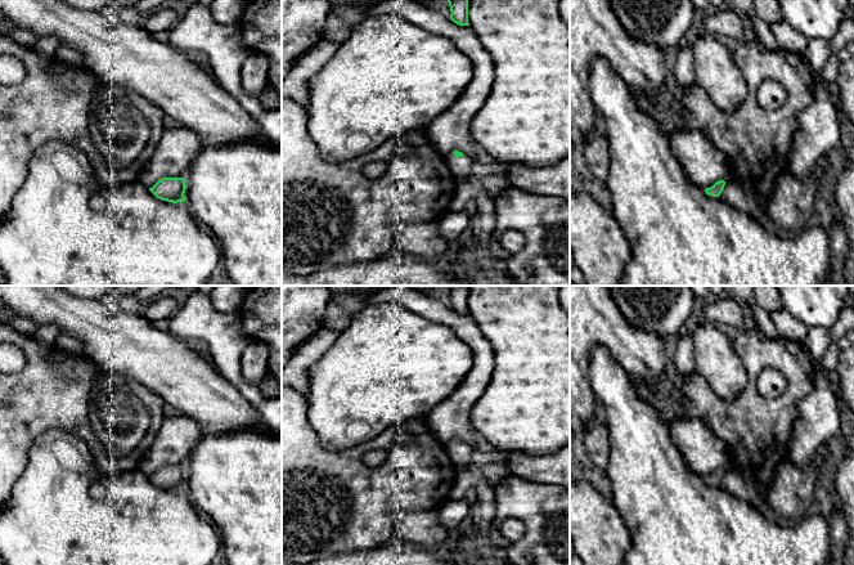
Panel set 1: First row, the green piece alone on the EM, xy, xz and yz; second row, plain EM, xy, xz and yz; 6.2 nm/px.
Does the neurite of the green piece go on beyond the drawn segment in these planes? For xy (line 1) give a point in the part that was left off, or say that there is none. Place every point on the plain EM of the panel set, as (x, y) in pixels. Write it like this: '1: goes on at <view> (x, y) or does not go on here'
1: does not go on here

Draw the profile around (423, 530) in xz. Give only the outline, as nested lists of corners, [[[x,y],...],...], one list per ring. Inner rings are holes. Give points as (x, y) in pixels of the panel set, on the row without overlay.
[[[439,508],[412,512],[396,524],[396,538],[427,551],[442,551],[451,534],[441,525]]]

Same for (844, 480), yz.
[[[854,450],[842,452],[835,461],[835,468],[835,485],[849,533],[844,564],[854,565]]]

